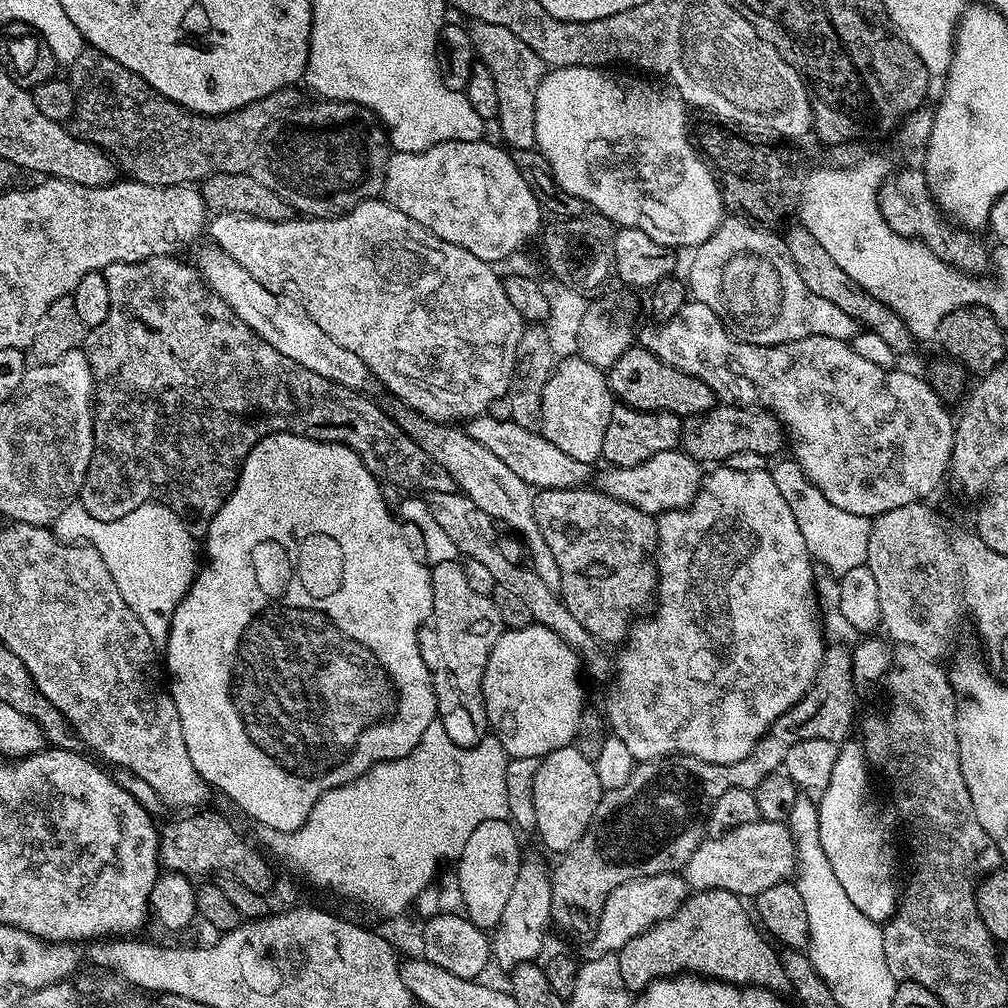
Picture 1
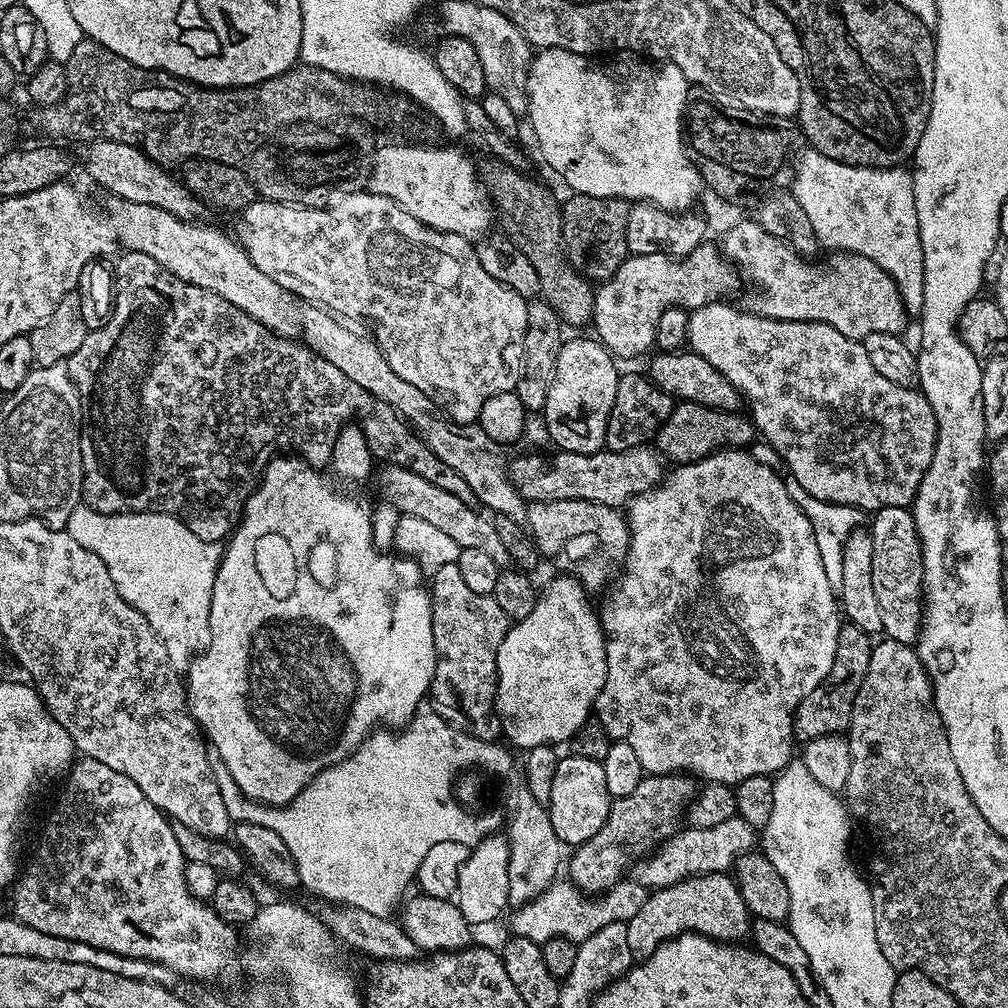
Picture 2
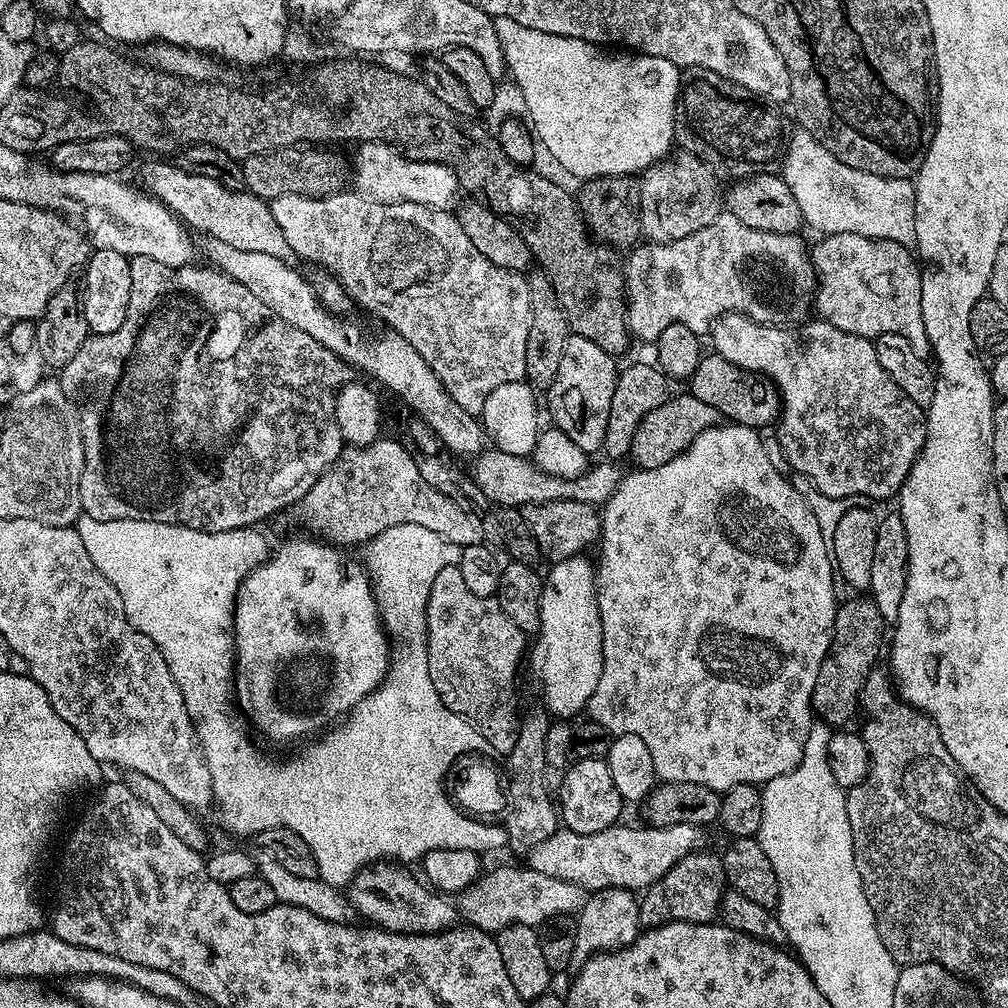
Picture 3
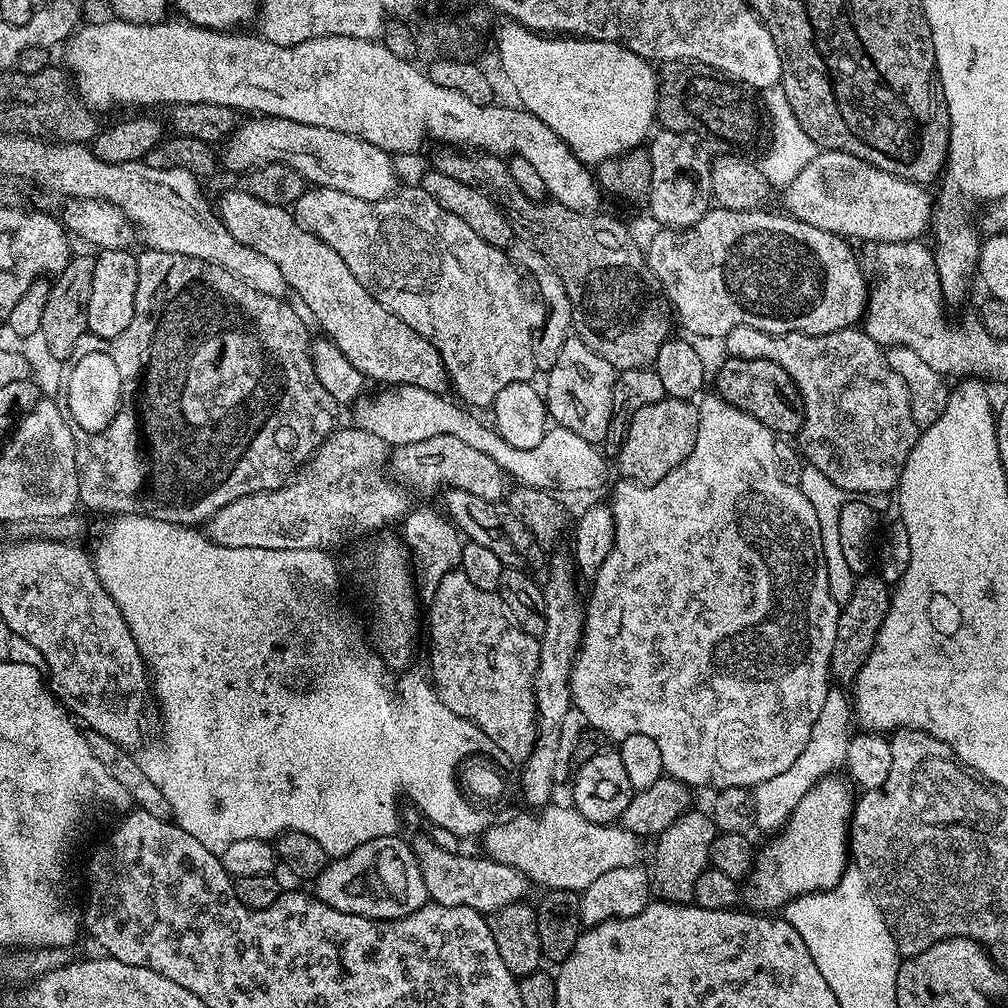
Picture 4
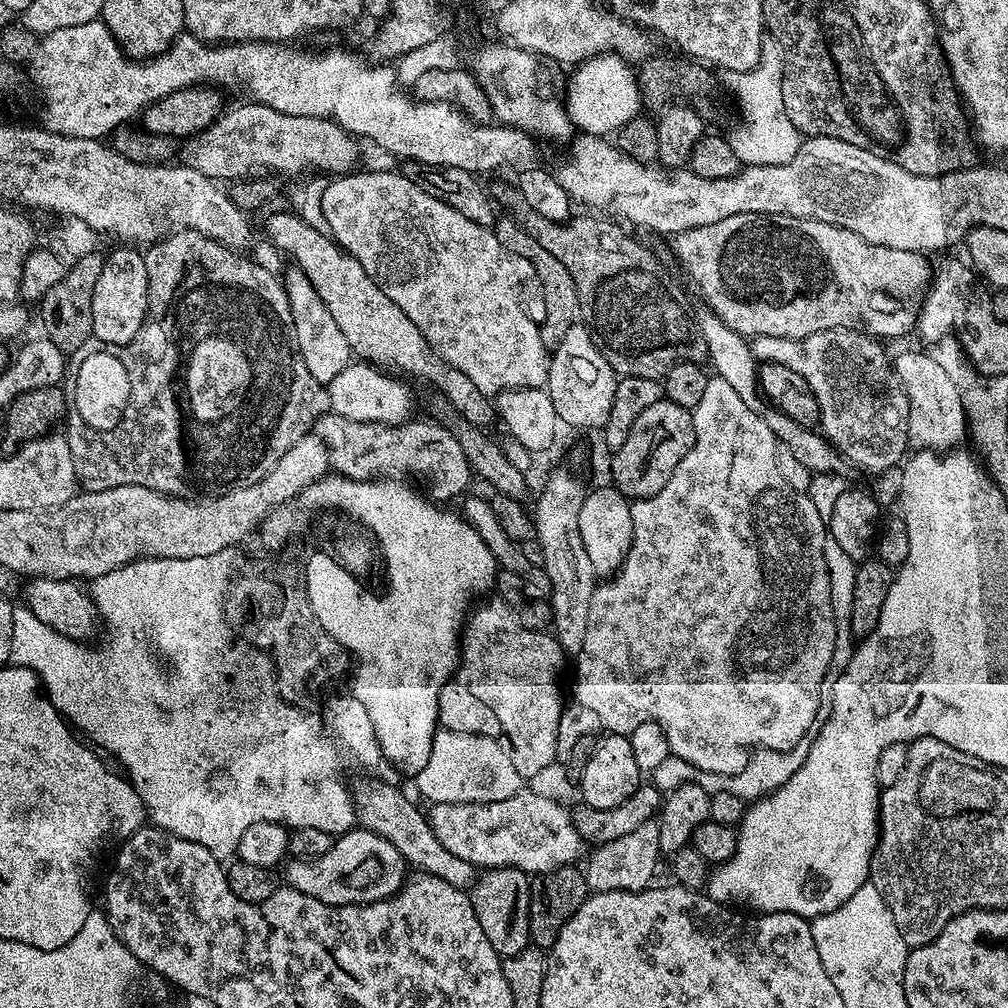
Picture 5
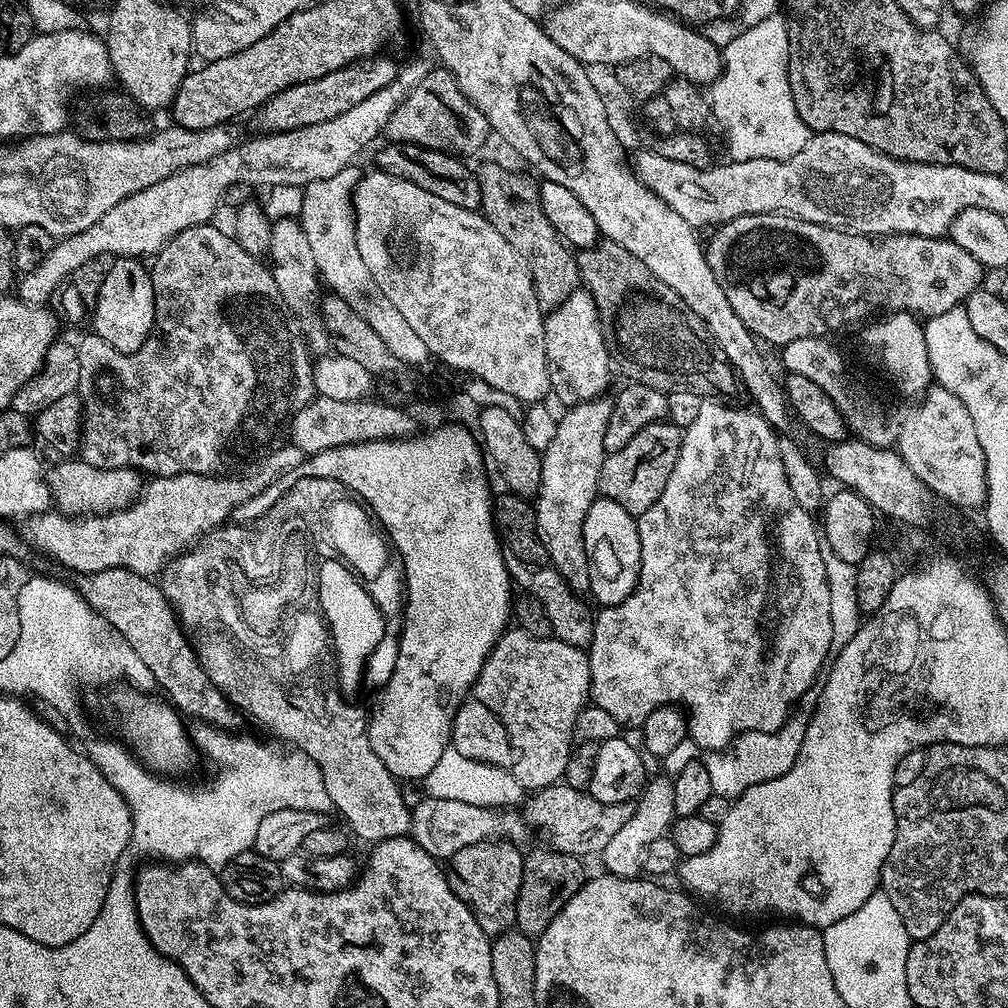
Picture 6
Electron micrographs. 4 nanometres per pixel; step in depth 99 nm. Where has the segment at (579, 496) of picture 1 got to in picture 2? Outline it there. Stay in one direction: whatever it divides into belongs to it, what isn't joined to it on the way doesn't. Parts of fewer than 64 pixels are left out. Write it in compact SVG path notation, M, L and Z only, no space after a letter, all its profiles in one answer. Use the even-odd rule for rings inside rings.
M531 502L526 508L526 528L541 557L545 561L553 560L561 573L576 577L592 594L596 594L604 583L607 585L621 571L628 553L625 513L598 502Z

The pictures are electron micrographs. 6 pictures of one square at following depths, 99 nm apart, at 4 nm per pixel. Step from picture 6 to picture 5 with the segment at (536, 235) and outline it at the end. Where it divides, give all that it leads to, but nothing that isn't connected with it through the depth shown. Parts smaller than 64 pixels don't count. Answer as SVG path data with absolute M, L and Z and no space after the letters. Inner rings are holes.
M500 218L494 225L494 231L498 242L502 242L502 246L506 246L508 252L523 261L525 265L528 263L536 271L536 280L540 283L540 296L544 299L544 320L542 319L540 324L540 337L542 346L551 350L560 345L566 330L570 330L570 326L577 323L580 316L578 289L574 286L570 270L566 270L566 266L562 266L562 262L558 262L558 258L550 254L550 250L542 250L542 246L531 231L523 223L520 224Z

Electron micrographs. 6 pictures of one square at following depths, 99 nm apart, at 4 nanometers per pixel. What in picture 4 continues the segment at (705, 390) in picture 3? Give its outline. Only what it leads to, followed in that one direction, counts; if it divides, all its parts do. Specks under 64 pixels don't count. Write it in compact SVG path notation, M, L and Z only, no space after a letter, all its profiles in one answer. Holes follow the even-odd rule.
M734 356L725 361L716 372L715 391L719 396L738 406L738 410L758 418L758 422L762 422L762 426L766 426L777 437L795 437L804 421L804 399L794 378L790 378L790 374L786 374L778 362L762 358L743 360Z

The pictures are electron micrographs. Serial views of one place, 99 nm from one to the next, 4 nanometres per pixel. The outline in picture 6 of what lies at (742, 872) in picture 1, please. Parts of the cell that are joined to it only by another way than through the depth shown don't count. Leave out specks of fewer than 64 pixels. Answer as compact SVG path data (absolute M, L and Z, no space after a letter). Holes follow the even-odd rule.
M429 795L425 800L411 805L412 831L411 839L416 841L426 854L438 861L448 862L458 850L466 850L466 846L481 844L483 840L503 838L513 842L527 834L529 825L523 815L516 810L500 810L494 808L479 808L470 806L470 802L454 802L446 798L434 798Z

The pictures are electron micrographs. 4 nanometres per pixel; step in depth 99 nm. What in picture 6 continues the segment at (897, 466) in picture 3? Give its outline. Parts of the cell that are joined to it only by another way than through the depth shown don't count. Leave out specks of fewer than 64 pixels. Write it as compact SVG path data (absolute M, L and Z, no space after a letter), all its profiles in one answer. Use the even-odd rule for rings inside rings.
M811 336L810 338L798 338L794 342L783 345L779 349L780 360L785 364L785 369L794 374L802 374L802 378L810 378L830 394L830 398L842 414L842 418L848 423L848 431L857 440L865 440L870 446L890 448L896 443L898 431L897 421L888 417L888 412L872 397L872 392L856 380L848 360L831 344L831 339L823 336Z

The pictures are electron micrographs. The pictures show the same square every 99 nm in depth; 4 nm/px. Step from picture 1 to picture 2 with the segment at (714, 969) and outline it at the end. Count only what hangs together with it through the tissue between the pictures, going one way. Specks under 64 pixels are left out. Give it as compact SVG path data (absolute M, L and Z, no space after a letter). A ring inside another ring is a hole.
M715 872L691 876L669 888L657 888L634 914L627 920L626 936L630 941L630 950L637 961L645 960L658 946L683 932L697 932L699 936L708 936L721 942L740 942L749 935L750 913L735 879L728 872Z

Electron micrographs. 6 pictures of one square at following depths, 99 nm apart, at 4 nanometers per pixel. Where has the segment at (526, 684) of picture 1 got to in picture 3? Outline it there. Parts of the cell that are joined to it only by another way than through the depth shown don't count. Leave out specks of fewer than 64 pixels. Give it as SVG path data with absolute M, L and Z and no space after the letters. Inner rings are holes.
M587 555L571 556L565 560L557 560L551 566L548 576L543 577L544 589L542 590L542 602L540 603L540 630L535 633L534 640L536 645L531 645L530 660L532 656L532 676L540 683L540 692L544 695L543 707L547 709L553 717L556 718L572 718L568 716L576 716L579 712L583 713L588 707L590 698L594 694L594 690L598 686L598 678L602 678L602 618L598 614L598 598L596 597L596 570L593 561L587 560Z

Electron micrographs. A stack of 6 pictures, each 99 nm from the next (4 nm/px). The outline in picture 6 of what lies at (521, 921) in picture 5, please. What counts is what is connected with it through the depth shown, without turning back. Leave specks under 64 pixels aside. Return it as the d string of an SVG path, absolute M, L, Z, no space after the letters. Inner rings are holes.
M497 838L458 850L446 868L446 875L454 894L472 911L478 926L490 938L501 936L516 928L516 903L522 886L525 853L519 852L511 840Z

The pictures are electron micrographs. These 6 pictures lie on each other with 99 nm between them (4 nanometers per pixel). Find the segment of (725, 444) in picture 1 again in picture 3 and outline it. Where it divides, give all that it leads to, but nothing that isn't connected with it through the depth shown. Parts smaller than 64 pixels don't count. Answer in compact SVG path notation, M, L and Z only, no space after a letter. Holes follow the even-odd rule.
M691 394L673 395L662 406L658 406L658 410L650 410L650 414L642 418L638 434L634 434L631 459L636 459L635 467L640 470L666 466L666 462L678 458L678 454L688 449L694 438L698 438L698 434L702 434L707 428L713 428L715 424L721 423L721 420L721 414L714 410L714 406L706 406L706 402L694 398Z

